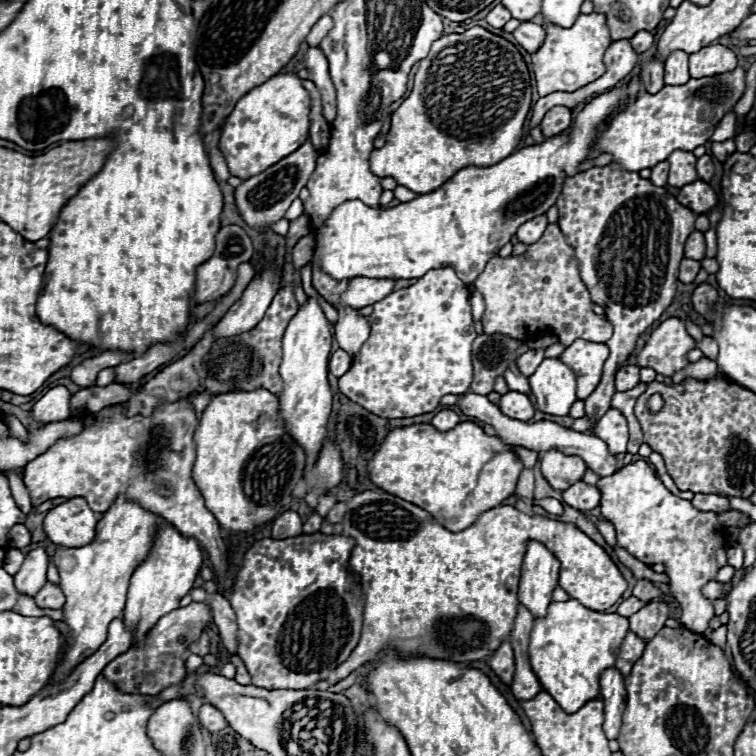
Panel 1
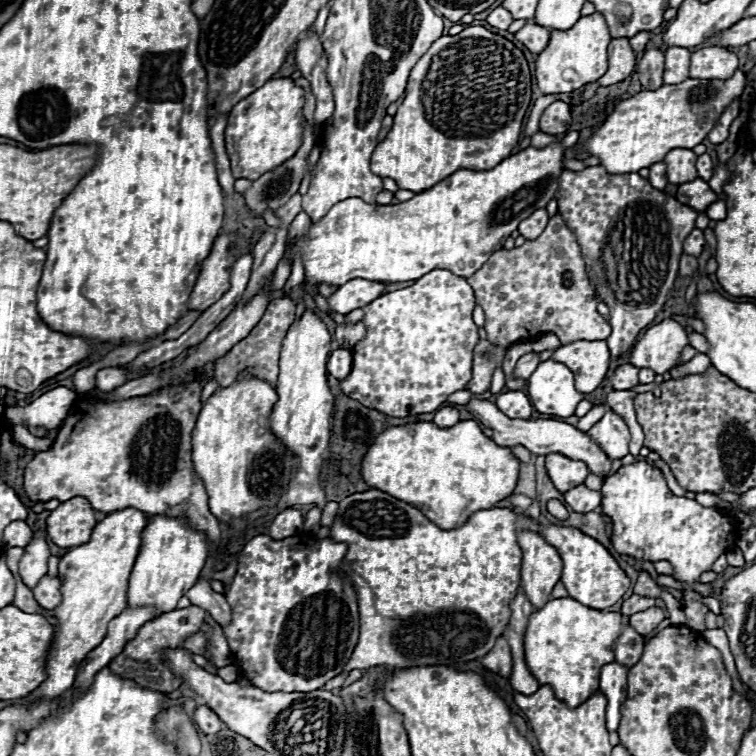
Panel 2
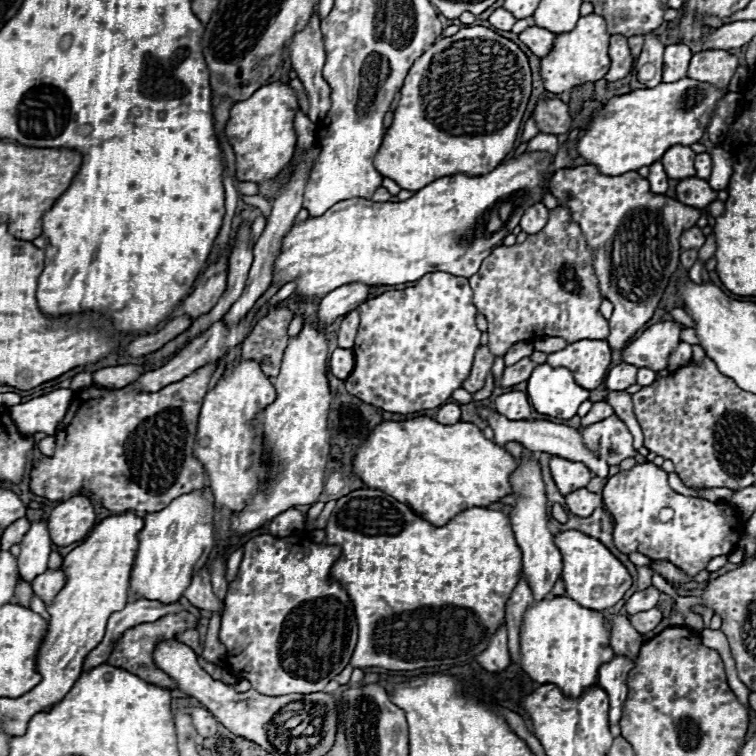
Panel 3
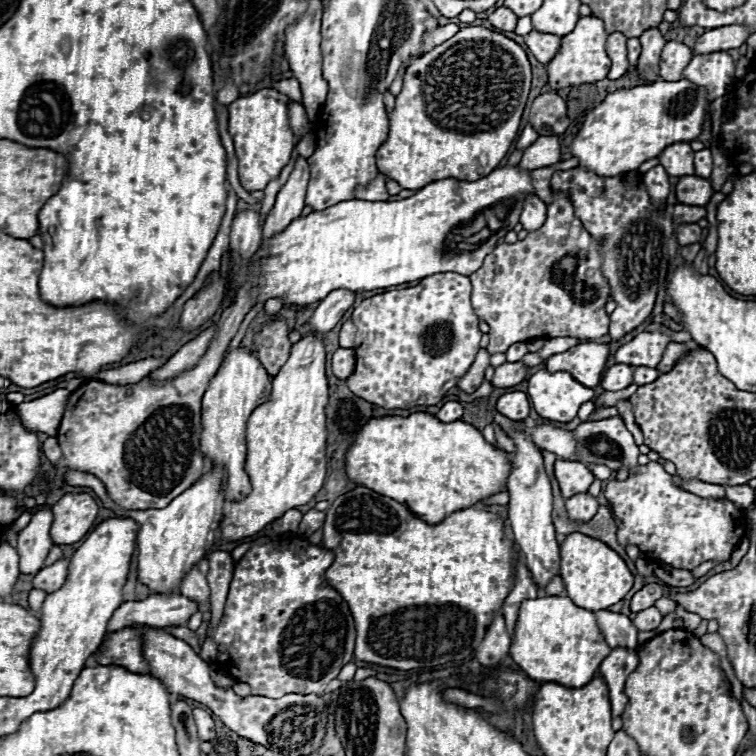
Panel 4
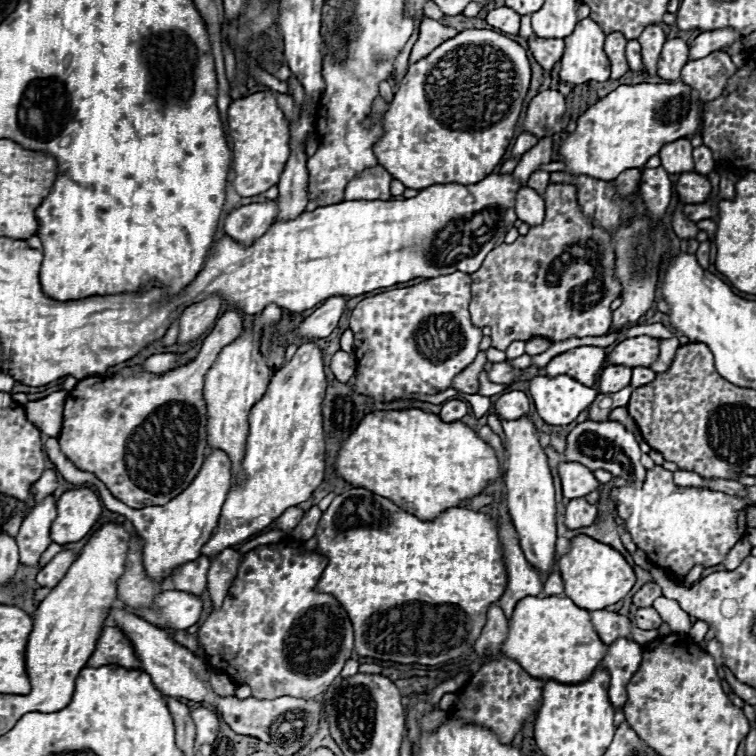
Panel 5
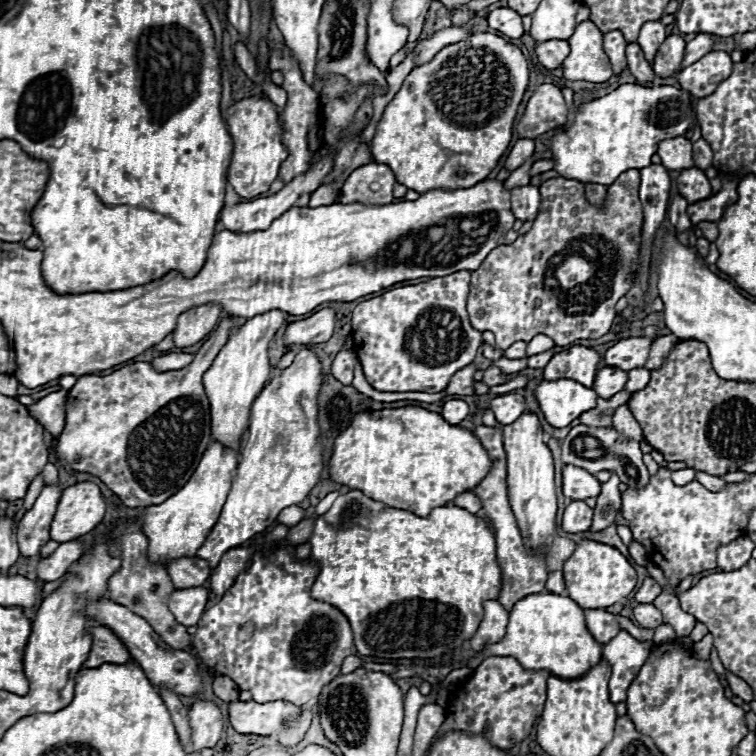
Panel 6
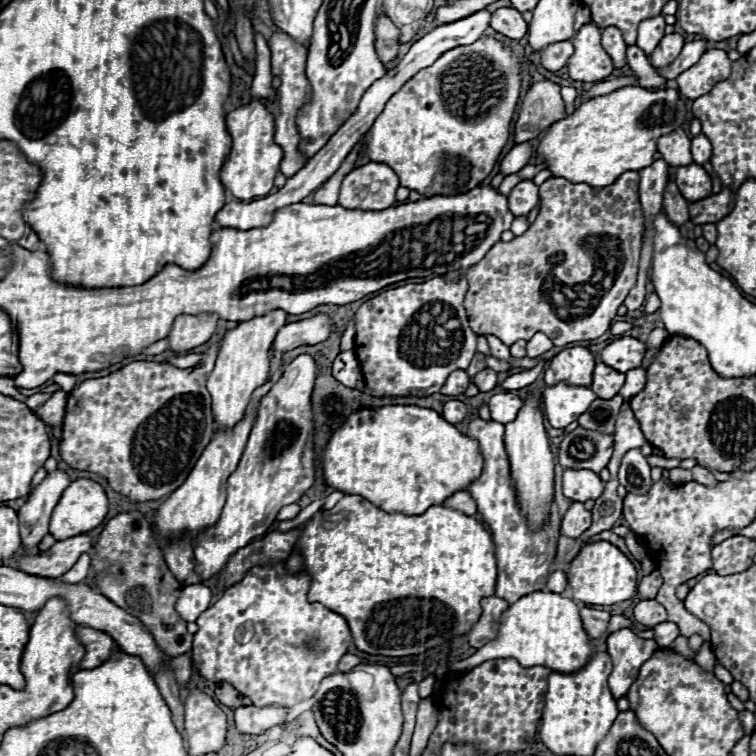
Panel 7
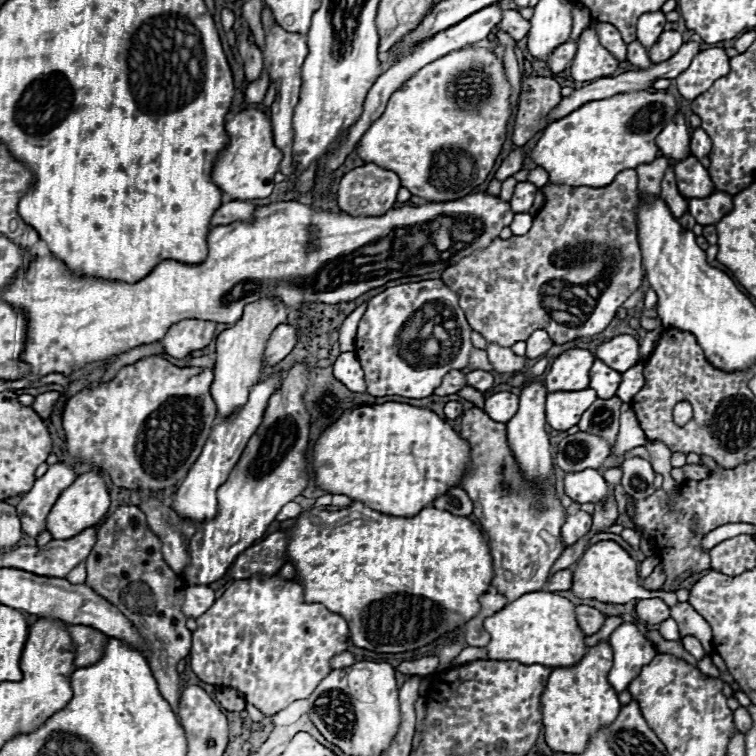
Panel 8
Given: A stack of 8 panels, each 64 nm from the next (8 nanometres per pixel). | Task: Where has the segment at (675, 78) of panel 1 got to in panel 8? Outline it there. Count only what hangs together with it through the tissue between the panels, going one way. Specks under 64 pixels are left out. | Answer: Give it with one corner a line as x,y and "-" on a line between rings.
670,30
670,32
662,32
658,42
648,50
650,54
650,60
654,64
660,64
660,62
666,62
670,60
670,56
674,56
674,52
678,52
678,48
684,44
682,40
682,34
676,32
676,30

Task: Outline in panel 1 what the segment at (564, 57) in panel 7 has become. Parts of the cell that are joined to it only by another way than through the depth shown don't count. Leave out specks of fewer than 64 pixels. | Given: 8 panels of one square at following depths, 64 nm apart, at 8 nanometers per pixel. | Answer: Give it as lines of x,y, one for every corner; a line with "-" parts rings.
522,22
512,34
514,34
516,42
530,54
542,46
544,36
546,36
544,28
540,24
534,24
534,22

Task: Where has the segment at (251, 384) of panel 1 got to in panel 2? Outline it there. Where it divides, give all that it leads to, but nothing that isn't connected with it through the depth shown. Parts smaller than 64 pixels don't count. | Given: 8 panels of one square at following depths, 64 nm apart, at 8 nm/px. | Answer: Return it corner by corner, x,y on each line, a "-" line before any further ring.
288,294
274,298
268,304
266,314
262,316
262,320
254,326
254,330
246,338
242,338
238,344
234,344
234,348
230,348
230,352
226,352
226,356
220,356
218,360
206,362
200,368
194,368
194,370
190,370
186,374
180,374
172,382
168,382
164,388
186,384
186,382
194,382
194,380
202,380
202,382
216,380
218,382
218,388
226,388
226,386
234,384
234,380
238,380
238,376
244,370
248,370
254,378
264,380
266,384
270,384
272,388
276,388
276,384
278,384
278,358
280,358
282,340
286,336
286,330
294,322
294,318
296,318
296,304
292,302
292,298

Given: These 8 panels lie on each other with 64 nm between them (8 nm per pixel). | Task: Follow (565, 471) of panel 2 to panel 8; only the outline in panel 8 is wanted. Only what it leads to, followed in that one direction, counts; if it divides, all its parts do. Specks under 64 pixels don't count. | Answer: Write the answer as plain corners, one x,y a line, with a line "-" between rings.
586,468
582,472
568,472
564,476
564,492
574,502
604,502
608,498
608,484
598,470

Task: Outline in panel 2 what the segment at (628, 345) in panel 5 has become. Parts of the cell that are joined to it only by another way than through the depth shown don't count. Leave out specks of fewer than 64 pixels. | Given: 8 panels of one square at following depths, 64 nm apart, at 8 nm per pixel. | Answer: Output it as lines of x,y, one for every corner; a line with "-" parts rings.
662,320
634,344
630,350
630,364
636,368
650,368
656,374
670,372
680,364
682,348
688,344
688,334
676,320

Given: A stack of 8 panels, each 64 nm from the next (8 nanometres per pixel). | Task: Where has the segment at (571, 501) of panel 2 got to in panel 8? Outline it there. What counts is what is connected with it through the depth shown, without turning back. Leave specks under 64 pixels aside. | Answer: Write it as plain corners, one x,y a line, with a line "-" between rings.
580,508
574,514
566,516
566,522
562,524
562,538
566,544
574,544
578,538
582,538
592,526
592,516
582,512

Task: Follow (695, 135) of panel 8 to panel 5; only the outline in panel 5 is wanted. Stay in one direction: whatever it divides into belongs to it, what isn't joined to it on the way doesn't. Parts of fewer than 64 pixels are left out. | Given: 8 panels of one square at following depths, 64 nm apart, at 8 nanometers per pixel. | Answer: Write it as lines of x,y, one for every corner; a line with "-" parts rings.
708,146
694,148
694,164
696,164
696,172
704,176
708,176
714,170
714,158

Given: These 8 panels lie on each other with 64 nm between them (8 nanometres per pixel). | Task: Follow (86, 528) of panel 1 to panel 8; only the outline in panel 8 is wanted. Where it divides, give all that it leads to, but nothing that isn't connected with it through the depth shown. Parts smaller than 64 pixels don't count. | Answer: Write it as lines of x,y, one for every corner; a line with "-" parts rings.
86,472
82,476
78,476
56,500
56,504
52,506
48,520
46,520
46,528
52,534
52,538
56,540
66,540
70,536
76,536
78,532
96,526
108,512
110,506
110,496
106,490
106,484
102,480
102,476
98,472

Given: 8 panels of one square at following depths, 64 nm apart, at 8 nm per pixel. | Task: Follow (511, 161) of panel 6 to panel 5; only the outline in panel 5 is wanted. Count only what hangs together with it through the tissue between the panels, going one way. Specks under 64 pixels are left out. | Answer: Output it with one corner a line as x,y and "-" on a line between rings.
522,132
518,138
516,138
516,144
512,148
512,156
522,156
524,152
528,152
534,144
538,142
538,138
530,132

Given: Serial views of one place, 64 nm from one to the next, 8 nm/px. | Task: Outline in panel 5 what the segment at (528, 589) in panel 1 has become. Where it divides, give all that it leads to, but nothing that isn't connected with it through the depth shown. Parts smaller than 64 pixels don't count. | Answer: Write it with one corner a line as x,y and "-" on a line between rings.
498,416
508,438
508,466
504,474
506,494
508,494
508,514
518,534
520,548
526,560
546,578
554,564
556,554
556,502
554,502
554,484
548,468
548,458
544,448
538,444
538,430
528,416
518,420
504,420

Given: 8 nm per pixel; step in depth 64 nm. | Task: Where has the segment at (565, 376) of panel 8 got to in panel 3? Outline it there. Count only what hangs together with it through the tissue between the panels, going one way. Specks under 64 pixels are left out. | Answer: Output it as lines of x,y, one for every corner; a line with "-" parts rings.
578,340
548,354
548,364
568,368
578,386
594,390
606,378
610,366
610,346
606,340

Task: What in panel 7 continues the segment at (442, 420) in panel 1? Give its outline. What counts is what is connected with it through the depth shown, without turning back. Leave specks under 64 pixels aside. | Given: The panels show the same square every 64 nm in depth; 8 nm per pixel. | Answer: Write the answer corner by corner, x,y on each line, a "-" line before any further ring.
450,400
444,404
444,412
442,416
450,422
450,424
458,424
466,418
466,404
460,400

